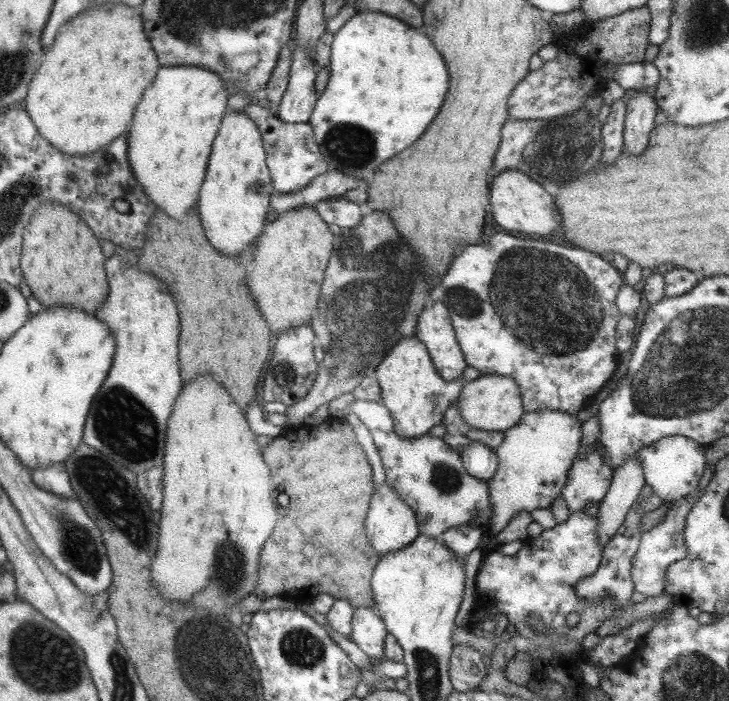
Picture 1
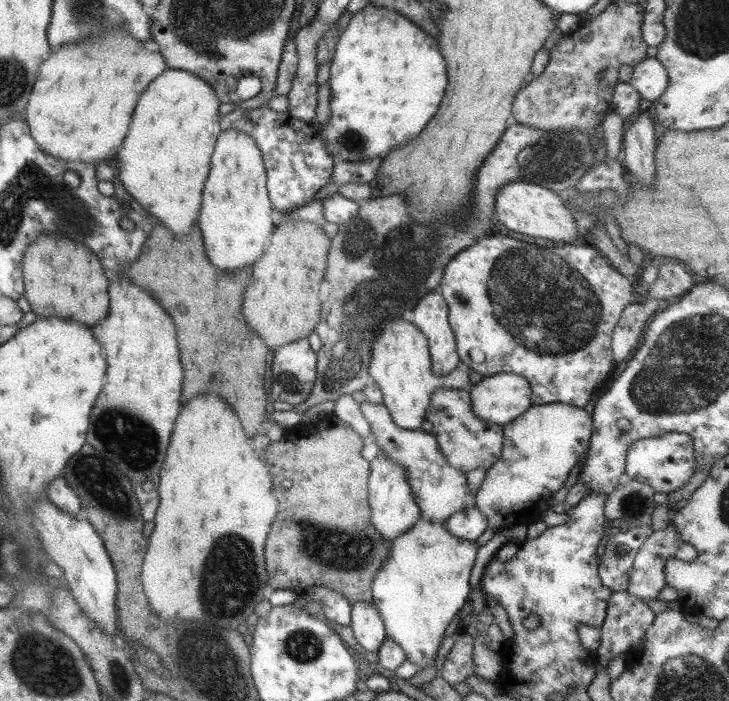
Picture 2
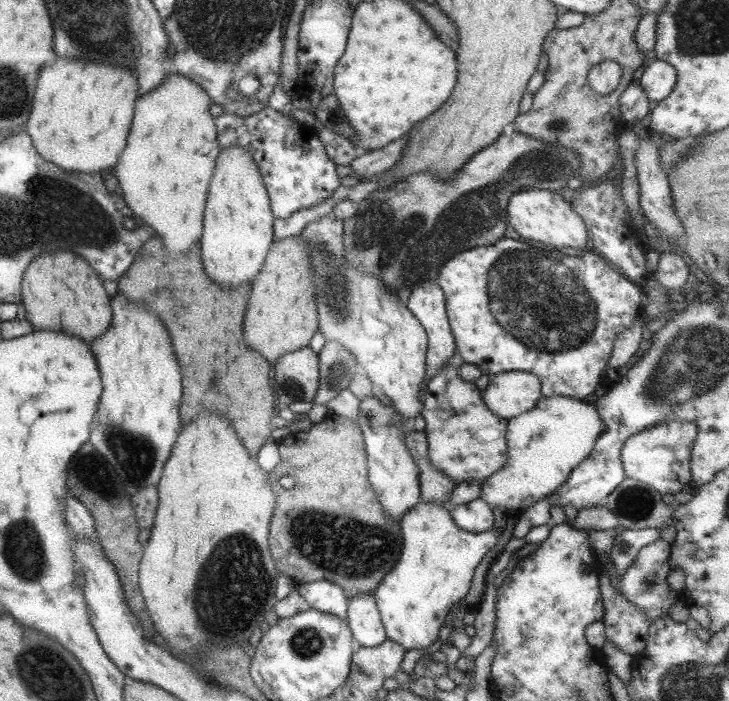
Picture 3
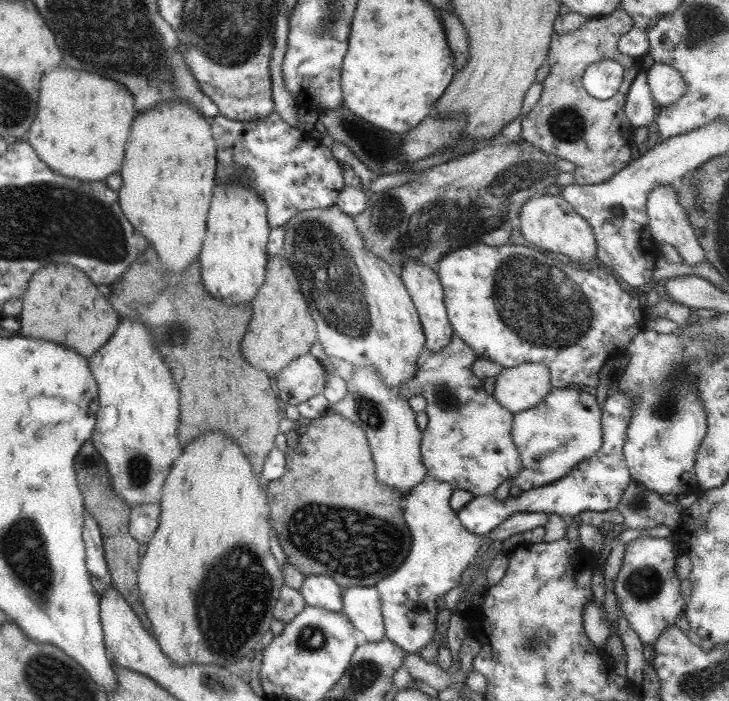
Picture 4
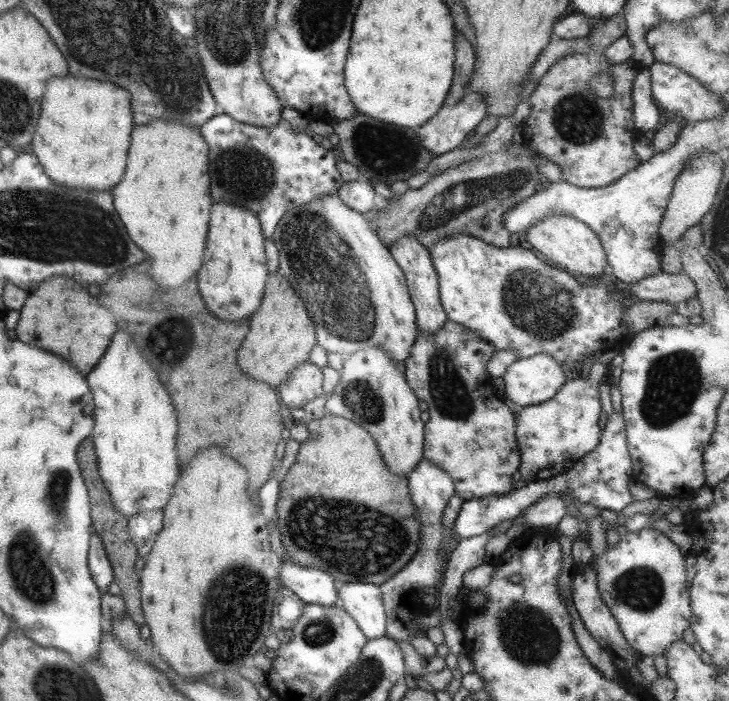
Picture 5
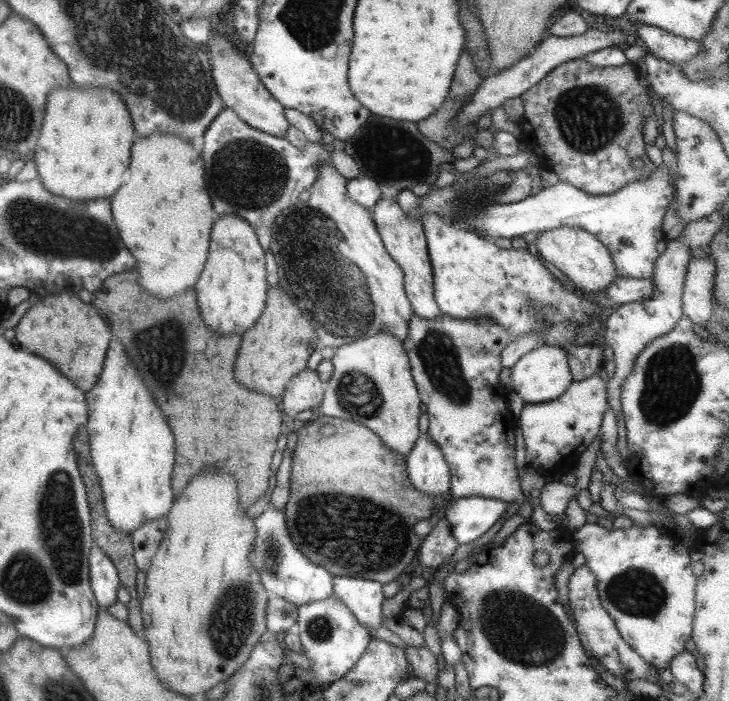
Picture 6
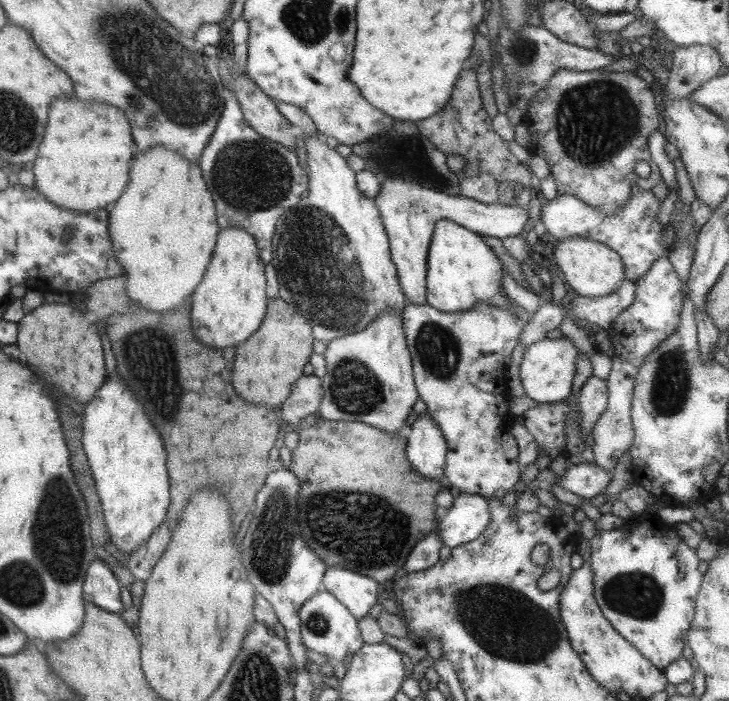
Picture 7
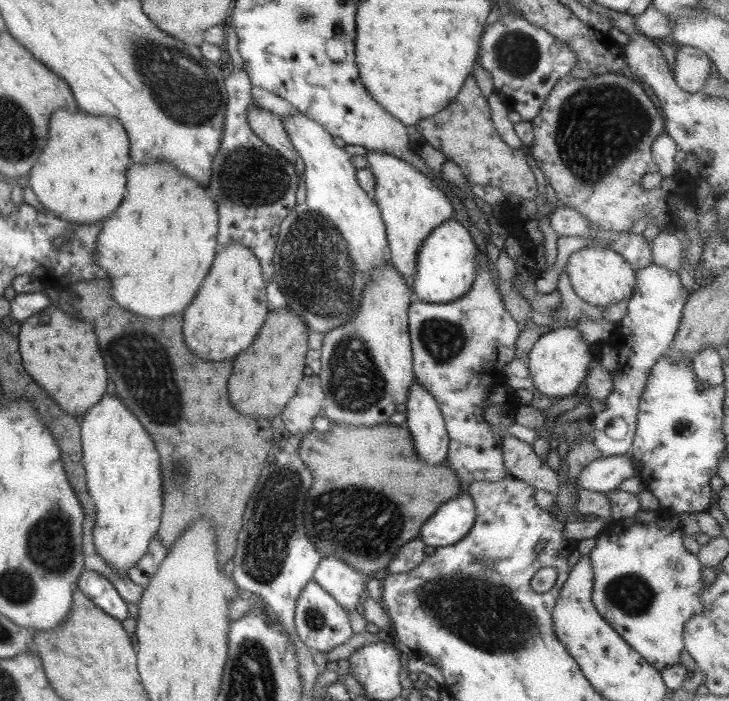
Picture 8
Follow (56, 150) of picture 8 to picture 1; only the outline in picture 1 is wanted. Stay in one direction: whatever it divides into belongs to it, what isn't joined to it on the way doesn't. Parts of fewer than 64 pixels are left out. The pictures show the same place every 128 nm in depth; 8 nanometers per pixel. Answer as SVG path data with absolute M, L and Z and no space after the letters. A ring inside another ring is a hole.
M111 1L85 10L80 13L80 16L69 20L69 22L70 24L68 24L66 28L60 28L54 46L46 52L46 60L44 60L44 64L40 66L40 70L36 72L38 78L34 78L32 84L30 84L30 90L27 92L25 98L25 111L29 114L29 117L36 127L37 133L42 136L42 138L45 138L60 152L76 157L84 156L89 154L89 152L96 152L97 150L106 148L109 144L112 144L116 138L122 136L129 130L129 126L134 118L133 114L135 108L140 100L142 100L142 95L144 94L146 87L149 84L152 84L152 81L156 78L161 64L158 62L156 52L152 50L152 46L150 46L150 40L148 40L148 37L144 34L144 30L142 30L143 18L141 17L139 9L135 7L128 6L121 1Z

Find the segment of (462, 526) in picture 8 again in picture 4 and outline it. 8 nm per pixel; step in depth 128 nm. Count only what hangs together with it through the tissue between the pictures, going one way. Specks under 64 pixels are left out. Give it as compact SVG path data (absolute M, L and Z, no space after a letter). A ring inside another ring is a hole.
M614 389L603 404L601 416L603 443L595 456L572 468L569 475L563 476L555 483L509 494L505 500L498 499L495 494L475 496L457 513L458 520L466 531L481 536L492 533L509 516L516 513L557 513L566 518L566 516L578 516L584 511L606 512L616 509L626 487L632 481L628 466L622 461L622 448L627 438L630 420L632 420L632 406L634 406L632 398L628 397L626 391L618 392Z

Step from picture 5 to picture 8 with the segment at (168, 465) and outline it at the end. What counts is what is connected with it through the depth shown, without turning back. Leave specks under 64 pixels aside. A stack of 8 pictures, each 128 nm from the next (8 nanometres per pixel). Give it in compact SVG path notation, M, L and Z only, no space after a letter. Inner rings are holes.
M106 394L96 406L79 420L82 443L82 464L86 470L86 486L95 504L95 521L92 528L92 543L95 551L116 572L127 574L148 552L150 542L157 536L161 524L162 469L156 456L154 441L136 416L112 394Z

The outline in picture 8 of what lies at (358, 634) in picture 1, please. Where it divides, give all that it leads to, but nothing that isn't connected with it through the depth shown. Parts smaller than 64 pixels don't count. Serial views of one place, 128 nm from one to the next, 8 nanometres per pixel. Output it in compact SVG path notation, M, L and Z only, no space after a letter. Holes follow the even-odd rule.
M323 556L314 571L313 579L331 594L346 612L355 610L356 605L362 604L362 600L367 596L363 573L338 560L336 556Z

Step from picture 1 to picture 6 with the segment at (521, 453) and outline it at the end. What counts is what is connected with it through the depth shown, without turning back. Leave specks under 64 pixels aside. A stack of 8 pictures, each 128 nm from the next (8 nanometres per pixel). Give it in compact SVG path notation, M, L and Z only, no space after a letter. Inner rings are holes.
M599 373L586 380L573 381L568 391L556 400L539 404L524 403L519 426L527 450L525 471L536 468L548 480L556 474L572 471L584 450L598 438L608 404L607 382Z

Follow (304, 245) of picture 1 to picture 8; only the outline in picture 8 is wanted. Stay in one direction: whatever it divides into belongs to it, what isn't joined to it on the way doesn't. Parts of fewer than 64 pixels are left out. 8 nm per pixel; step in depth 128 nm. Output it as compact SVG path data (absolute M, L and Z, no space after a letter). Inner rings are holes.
M279 308L267 314L250 348L232 360L234 374L229 378L228 398L240 414L256 414L273 420L284 411L305 376L309 333L306 323L289 308Z

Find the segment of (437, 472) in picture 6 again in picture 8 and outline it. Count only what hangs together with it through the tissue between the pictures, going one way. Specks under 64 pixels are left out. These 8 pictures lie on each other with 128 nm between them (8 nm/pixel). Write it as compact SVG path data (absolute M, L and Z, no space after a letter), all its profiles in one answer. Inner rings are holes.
M416 381L409 388L406 400L405 427L416 442L416 454L428 464L445 463L448 457L449 433L434 396Z

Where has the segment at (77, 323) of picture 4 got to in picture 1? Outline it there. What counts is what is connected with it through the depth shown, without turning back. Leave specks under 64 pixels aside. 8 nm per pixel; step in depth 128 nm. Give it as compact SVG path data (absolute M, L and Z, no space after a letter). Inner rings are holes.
M45 202L44 206L37 210L24 232L21 254L21 271L33 298L40 302L44 309L67 306L95 315L109 295L100 242L70 208Z

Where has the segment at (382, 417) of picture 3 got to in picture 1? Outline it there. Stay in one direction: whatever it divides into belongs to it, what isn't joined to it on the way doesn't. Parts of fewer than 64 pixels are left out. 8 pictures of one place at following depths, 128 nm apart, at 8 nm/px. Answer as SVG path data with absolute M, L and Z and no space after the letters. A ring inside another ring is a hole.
M386 482L375 485L365 518L364 530L368 534L368 542L380 557L386 555L387 552L399 551L419 536L415 512L403 501L399 492Z

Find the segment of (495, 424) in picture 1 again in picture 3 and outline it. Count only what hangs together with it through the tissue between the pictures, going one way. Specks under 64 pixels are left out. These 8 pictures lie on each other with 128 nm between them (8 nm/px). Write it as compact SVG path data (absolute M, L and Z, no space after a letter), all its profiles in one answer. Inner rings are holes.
M528 371L499 372L482 392L488 410L504 420L529 412L542 397L541 380Z

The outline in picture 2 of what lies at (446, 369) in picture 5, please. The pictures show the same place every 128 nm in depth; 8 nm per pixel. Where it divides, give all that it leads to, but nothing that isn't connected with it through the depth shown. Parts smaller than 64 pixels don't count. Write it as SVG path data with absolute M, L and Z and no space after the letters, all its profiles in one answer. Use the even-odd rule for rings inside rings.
M436 388L430 397L430 408L426 412L426 421L432 423L431 433L439 449L448 461L448 465L466 475L476 469L488 471L498 461L503 449L503 427L488 424L476 418L472 412L468 389Z

